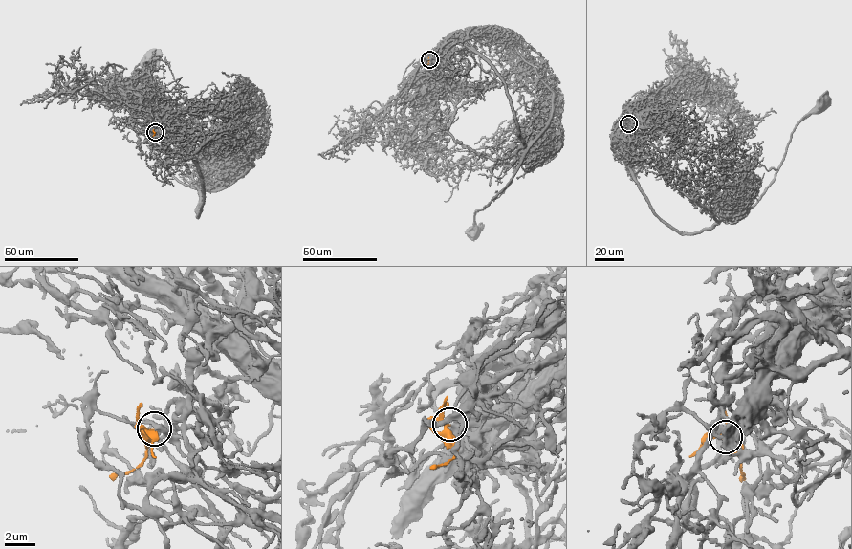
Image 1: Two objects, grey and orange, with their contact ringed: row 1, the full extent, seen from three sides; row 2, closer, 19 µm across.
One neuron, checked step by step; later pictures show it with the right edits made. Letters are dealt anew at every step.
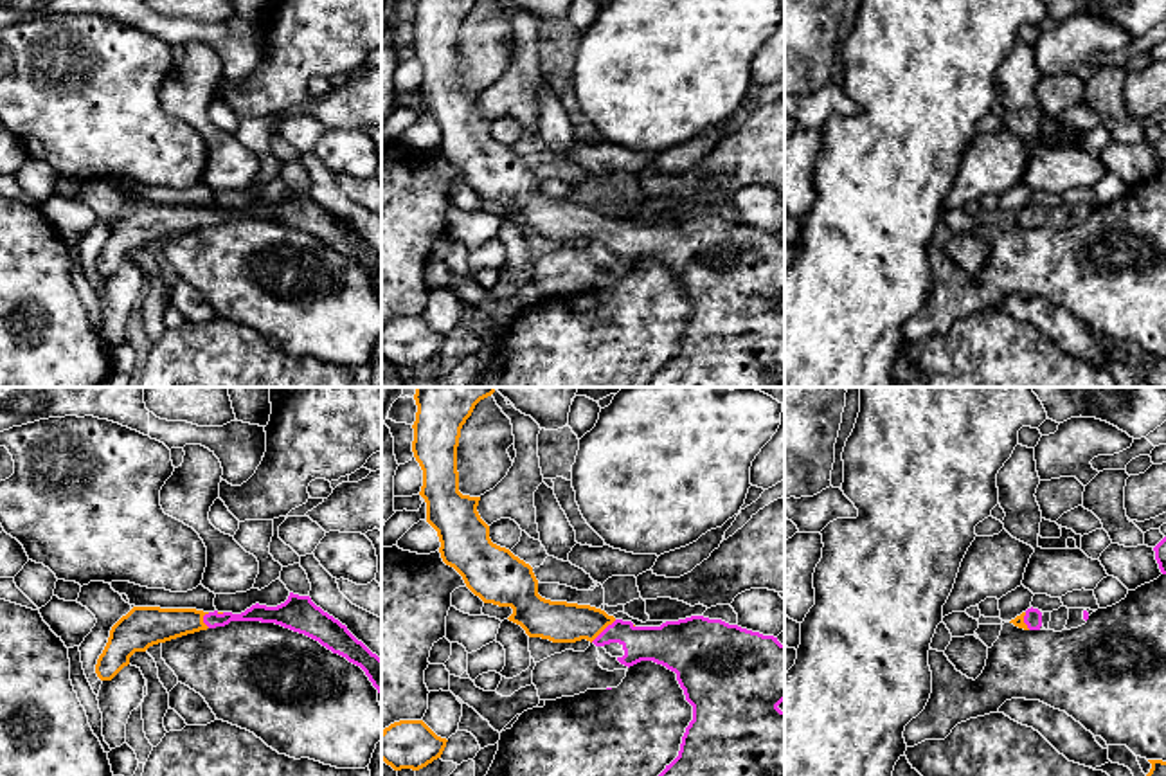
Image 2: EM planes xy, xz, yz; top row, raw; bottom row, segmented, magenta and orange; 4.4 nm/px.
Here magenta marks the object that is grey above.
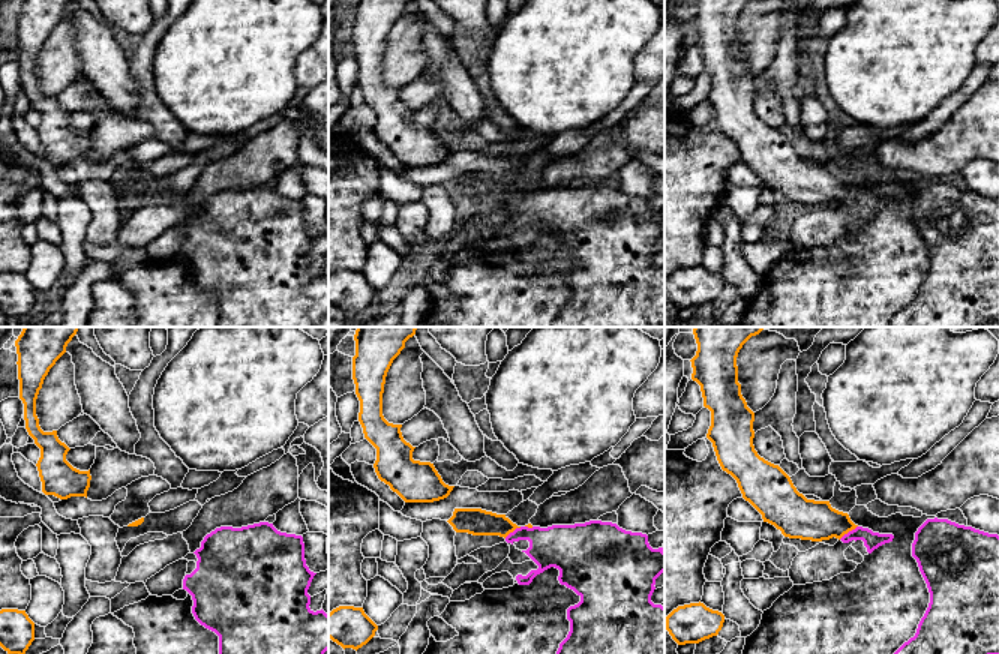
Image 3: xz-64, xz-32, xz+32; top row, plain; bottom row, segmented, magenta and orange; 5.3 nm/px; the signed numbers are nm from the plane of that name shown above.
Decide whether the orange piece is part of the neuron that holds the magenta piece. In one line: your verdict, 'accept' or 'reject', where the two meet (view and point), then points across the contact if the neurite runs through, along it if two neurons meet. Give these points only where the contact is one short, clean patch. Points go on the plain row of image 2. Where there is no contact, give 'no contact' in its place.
accept; meets magenta in xz at (605, 225); runs through xz (641, 240), (625, 229), (605, 225), (587, 218), (560, 218)

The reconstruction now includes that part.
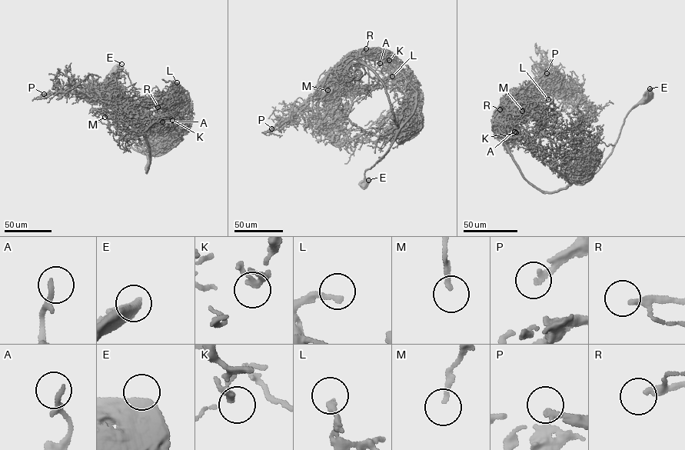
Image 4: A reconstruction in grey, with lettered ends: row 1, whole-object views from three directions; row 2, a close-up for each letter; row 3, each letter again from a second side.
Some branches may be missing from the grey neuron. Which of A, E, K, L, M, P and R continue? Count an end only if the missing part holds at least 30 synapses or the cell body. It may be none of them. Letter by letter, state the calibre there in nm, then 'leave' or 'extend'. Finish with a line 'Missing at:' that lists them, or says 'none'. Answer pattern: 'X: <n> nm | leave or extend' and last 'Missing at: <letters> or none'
A: 220 nm | leave
E: 700 nm | leave
K: 190 nm | leave
L: 240 nm | leave
M: 200 nm | leave
P: 280 nm | extend
R: 220 nm | leave
Missing at: P

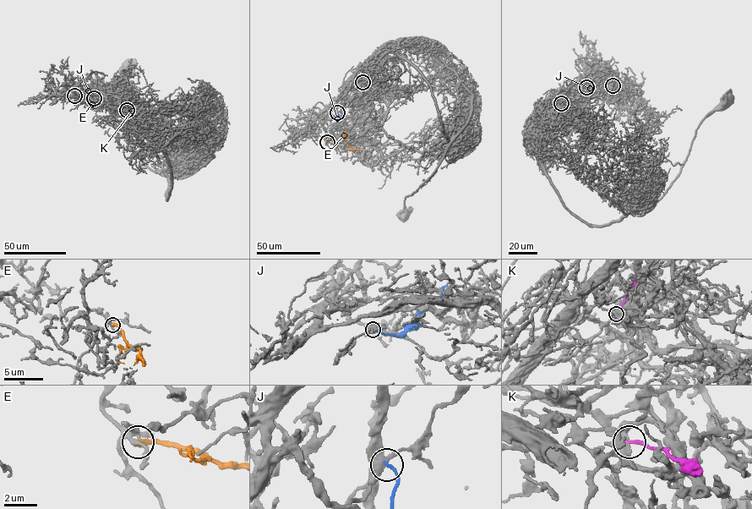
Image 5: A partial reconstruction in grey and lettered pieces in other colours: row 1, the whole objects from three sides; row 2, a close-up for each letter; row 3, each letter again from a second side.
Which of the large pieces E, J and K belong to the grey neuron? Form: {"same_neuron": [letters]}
{"same_neuron": []}

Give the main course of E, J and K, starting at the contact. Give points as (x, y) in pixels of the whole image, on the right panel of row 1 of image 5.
E: (613, 85), (618, 96), (629, 95), (631, 87)
J: (586, 87), (592, 88), (600, 79)
K: (562, 103), (547, 105)

